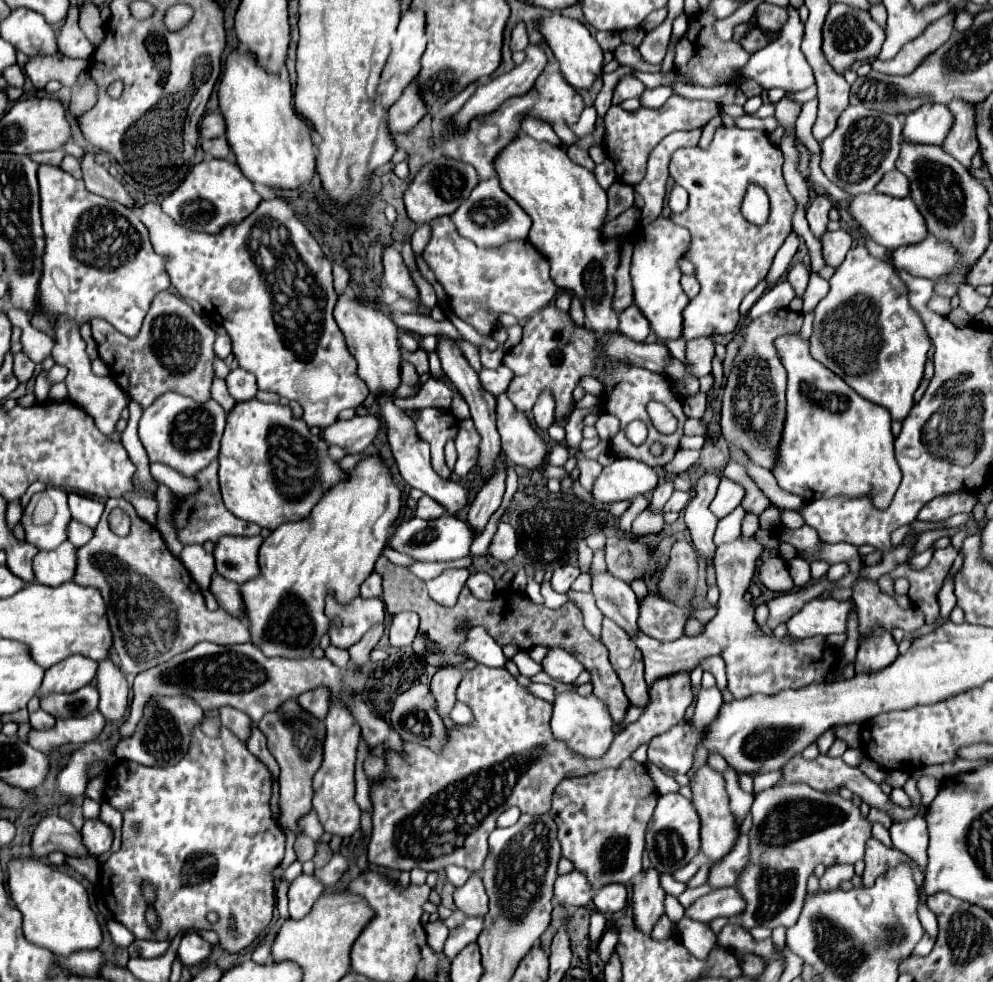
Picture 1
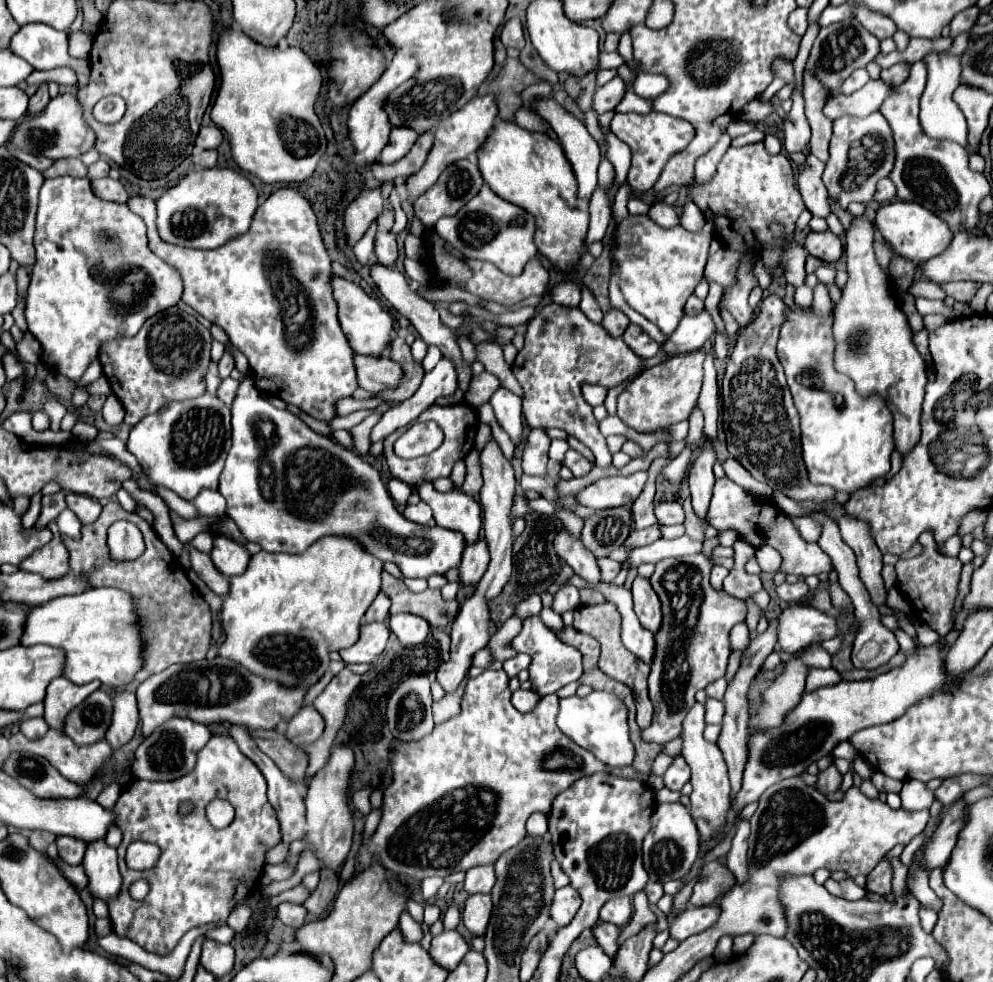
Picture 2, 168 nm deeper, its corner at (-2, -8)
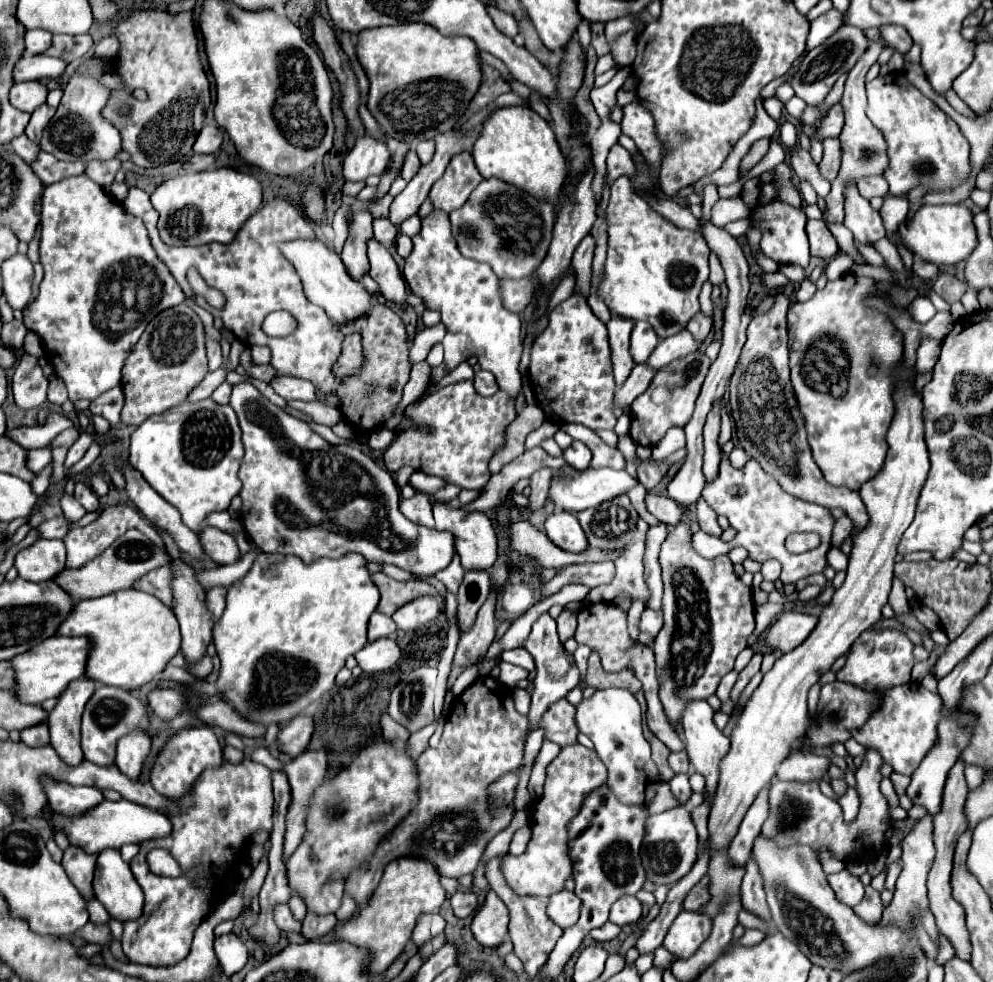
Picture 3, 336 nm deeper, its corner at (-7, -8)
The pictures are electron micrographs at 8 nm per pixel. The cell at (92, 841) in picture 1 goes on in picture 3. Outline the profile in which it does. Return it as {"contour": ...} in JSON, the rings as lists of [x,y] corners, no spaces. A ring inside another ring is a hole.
{"contour":[[[105,848],[99,852],[93,892],[105,910],[121,922],[133,920],[139,912],[143,912],[143,892],[119,850]]]}

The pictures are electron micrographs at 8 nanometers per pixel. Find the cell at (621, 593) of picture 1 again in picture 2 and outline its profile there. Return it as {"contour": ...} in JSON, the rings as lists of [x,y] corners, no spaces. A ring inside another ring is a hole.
{"contour":[[[566,528],[560,530],[558,536],[554,538],[554,550],[584,580],[594,582],[594,584],[600,580],[600,570],[598,570],[596,558],[588,552],[588,548],[582,544],[582,540],[570,536],[570,532],[566,532]]]}

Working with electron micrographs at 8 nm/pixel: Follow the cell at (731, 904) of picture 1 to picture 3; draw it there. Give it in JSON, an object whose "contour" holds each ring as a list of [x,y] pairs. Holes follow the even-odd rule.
{"contour":[[[683,910],[665,936],[665,948],[677,958],[689,958],[709,938],[713,920],[703,912]]]}

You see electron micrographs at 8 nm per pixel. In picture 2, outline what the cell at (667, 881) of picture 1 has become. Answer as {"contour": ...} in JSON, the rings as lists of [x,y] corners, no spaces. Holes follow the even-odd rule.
{"contour":[[[658,882],[646,884],[646,886],[644,886],[644,892],[646,892],[650,904],[656,904],[656,902],[662,898],[662,894],[664,894],[664,892],[662,892],[662,884],[658,884]]]}

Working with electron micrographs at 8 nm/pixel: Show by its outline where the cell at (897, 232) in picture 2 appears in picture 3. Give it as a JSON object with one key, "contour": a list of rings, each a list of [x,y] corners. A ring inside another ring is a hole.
{"contour":[[[941,204],[941,206],[921,206],[913,218],[899,224],[899,236],[903,244],[925,262],[937,266],[951,266],[965,260],[977,246],[977,234],[973,226],[973,214],[963,204]]]}

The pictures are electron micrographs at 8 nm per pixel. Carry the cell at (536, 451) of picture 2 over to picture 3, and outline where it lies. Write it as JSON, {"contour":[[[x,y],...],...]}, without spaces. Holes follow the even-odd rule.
{"contour":[[[541,468],[531,476],[531,510],[537,510],[543,506],[547,494],[549,494],[549,486],[551,486],[551,478],[553,472],[549,468]]]}

